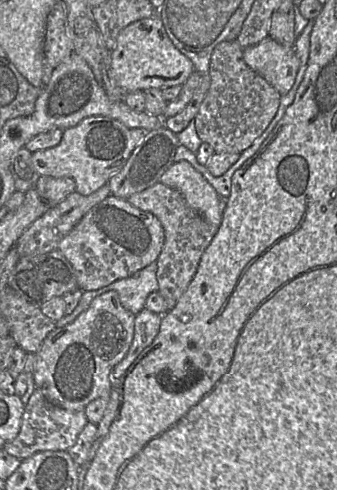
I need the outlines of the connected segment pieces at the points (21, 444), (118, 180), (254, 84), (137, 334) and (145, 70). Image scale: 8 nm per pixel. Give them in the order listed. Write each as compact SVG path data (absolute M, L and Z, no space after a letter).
M35 389L25 405L19 434L14 440L5 444L3 450L20 460L25 460L41 451L68 451L75 445L87 423L84 410L66 410L48 401L40 390Z
M166 127L148 131L141 143L133 150L123 168L107 182L111 195L127 200L131 195L160 182L160 177L174 163L178 146L177 135Z
M236 39L222 41L214 48L208 75L211 83L199 111L193 119L197 135L202 142L209 144L215 153L238 153L252 145L268 127L277 113L281 95L261 75L252 70L243 58L244 49Z
M144 308L135 315L135 330L132 344L126 356L112 370L113 387L132 362L154 341L160 331L162 316Z
M157 14L135 21L119 32L116 46L111 51L111 68L114 80L125 93L183 85L195 71L192 61L174 46Z

